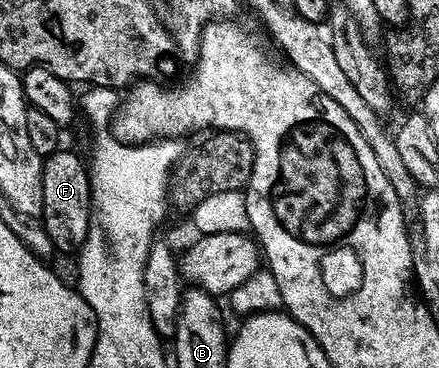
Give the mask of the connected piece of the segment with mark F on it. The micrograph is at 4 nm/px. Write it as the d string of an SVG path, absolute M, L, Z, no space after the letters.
M57 150L43 157L42 223L50 234L53 249L59 252L79 253L94 224L92 178L89 165L76 152Z

